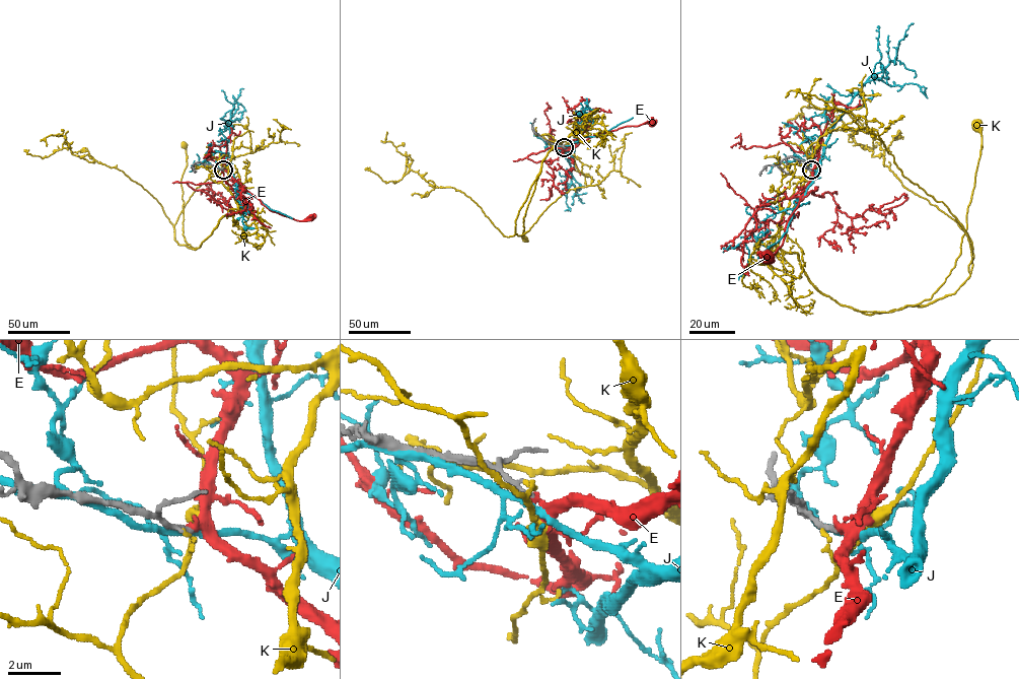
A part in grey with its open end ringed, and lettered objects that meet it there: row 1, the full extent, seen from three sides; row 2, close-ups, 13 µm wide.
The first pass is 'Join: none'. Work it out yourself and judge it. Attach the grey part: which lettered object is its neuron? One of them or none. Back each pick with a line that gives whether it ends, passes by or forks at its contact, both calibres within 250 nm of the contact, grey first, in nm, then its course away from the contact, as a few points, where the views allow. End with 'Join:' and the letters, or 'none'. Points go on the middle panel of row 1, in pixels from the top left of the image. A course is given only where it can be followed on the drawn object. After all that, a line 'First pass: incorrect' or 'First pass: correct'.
E: It ends there. Thickness 240 nm (grey) against 320 nm. Its course: (564, 147), (570, 147), (579, 137), (578, 145), (602, 132), (648, 121), (652, 124)
Join: E
First pass: incorrect

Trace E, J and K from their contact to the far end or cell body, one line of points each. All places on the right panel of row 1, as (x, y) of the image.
E: (811, 170), (812, 178), (794, 196), (808, 193), (790, 216), (773, 262), (765, 260), (770, 258)
J: (811, 170), (817, 173), (834, 123), (862, 85), (895, 59), (898, 42), (913, 23)
K: (810, 170), (774, 243), (797, 253), (810, 282), (840, 304), (900, 310), (930, 299), (960, 253), (976, 125)

